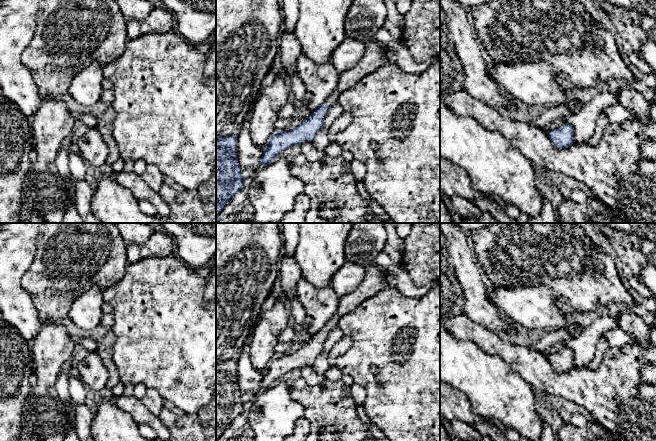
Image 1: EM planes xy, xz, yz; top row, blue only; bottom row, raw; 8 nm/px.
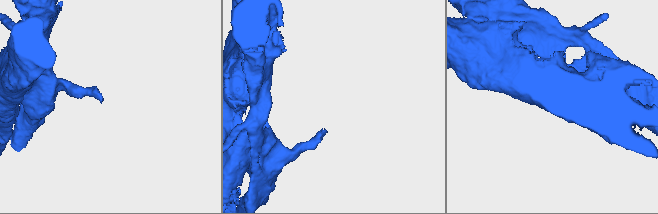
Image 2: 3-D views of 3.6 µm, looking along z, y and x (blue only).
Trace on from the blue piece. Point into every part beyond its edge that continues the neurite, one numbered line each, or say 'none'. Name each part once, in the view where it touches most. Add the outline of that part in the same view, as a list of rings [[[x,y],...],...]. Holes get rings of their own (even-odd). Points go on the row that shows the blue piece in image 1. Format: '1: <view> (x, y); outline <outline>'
1: xz (375, 56); outline [[[371,40],[366,44],[365,54],[350,70],[339,74],[337,88],[326,99],[324,104],[332,106],[337,103],[340,94],[358,83],[366,75],[378,70],[390,56],[385,44]]]

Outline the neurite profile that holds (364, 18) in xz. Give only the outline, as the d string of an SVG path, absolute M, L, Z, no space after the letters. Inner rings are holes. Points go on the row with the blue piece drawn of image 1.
M353 0L345 18L346 37L370 42L387 17L384 0Z

